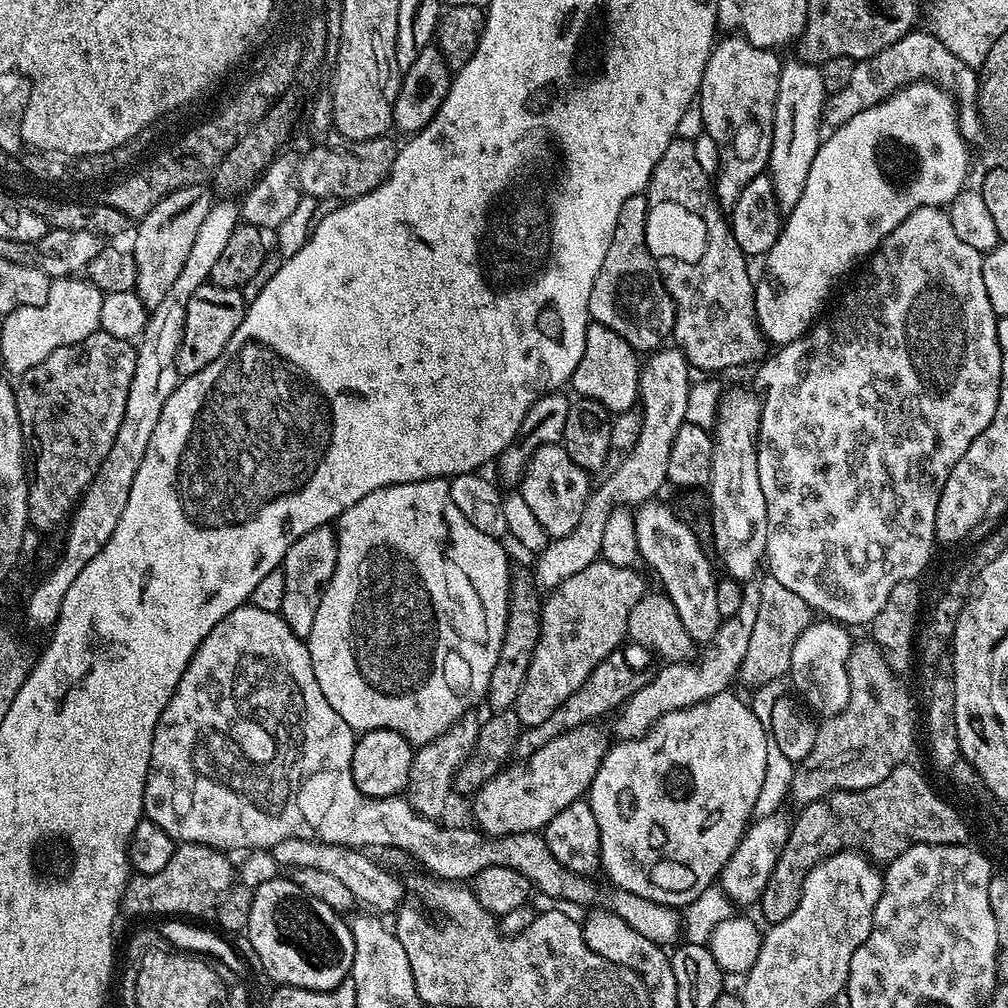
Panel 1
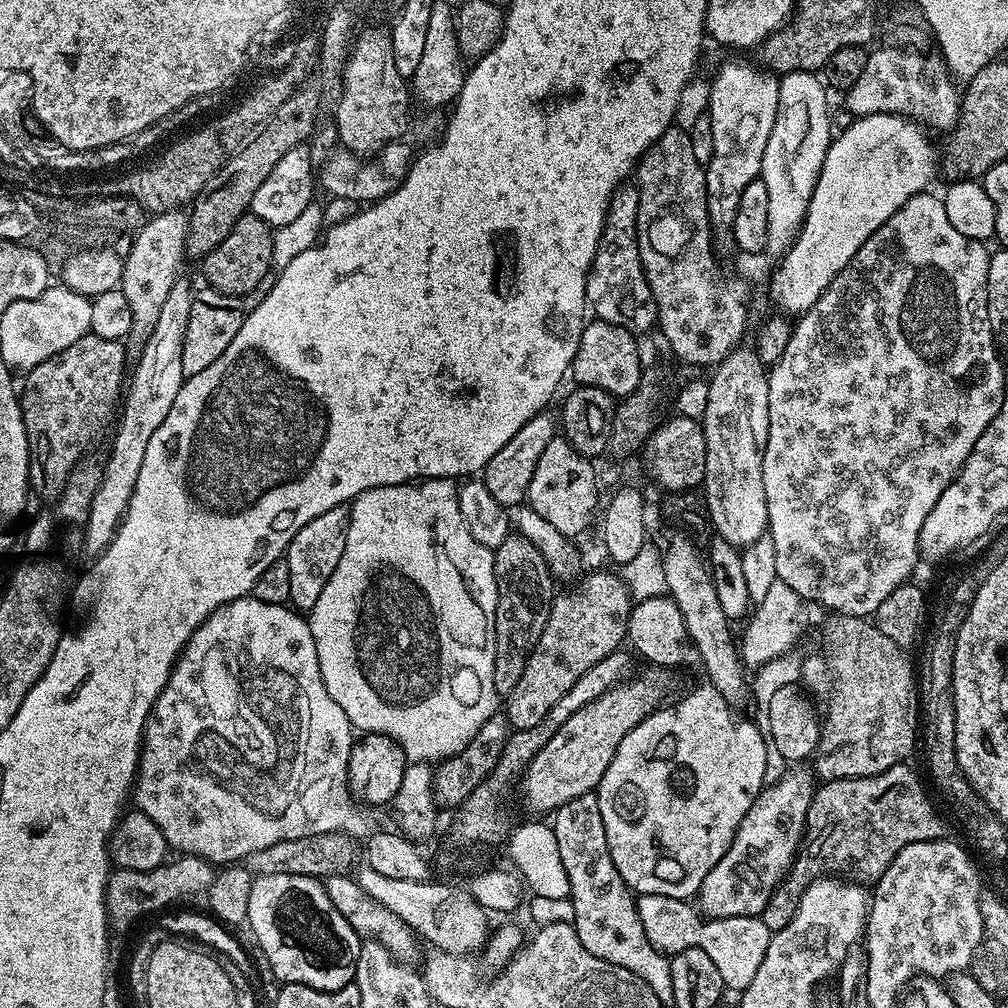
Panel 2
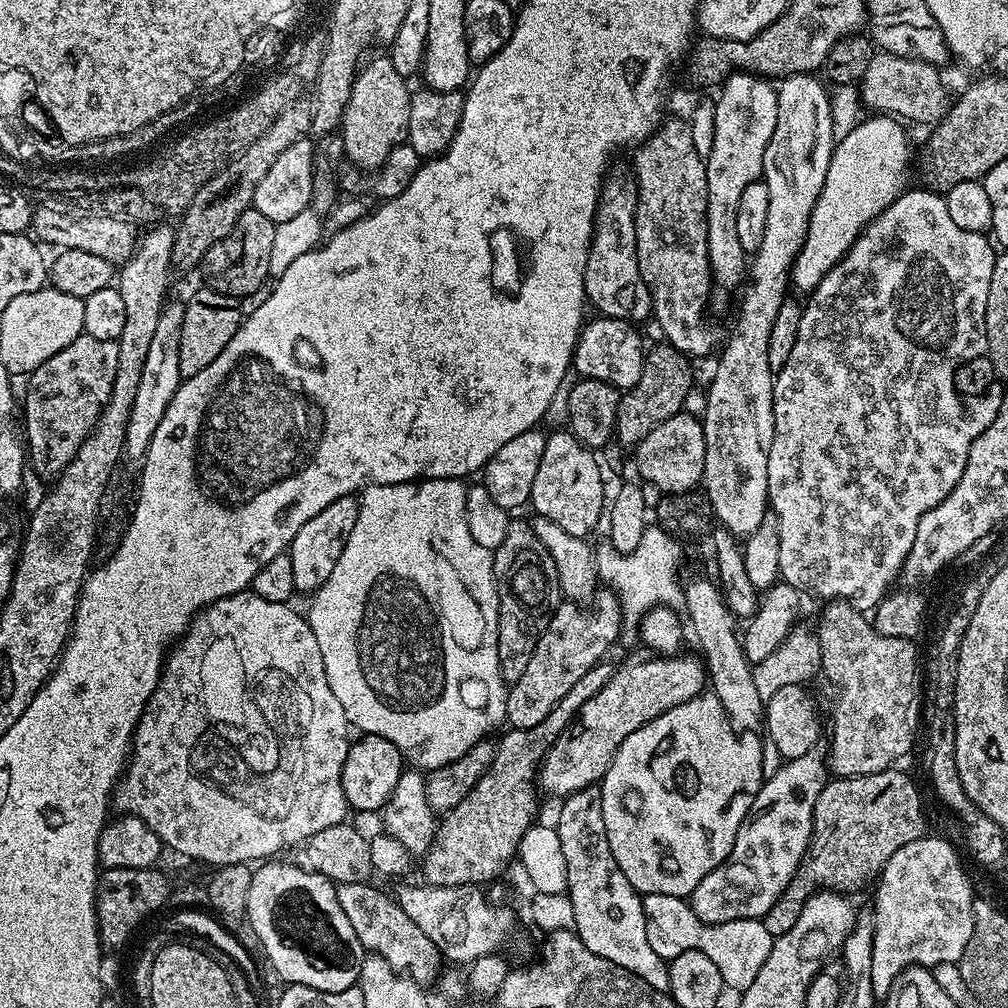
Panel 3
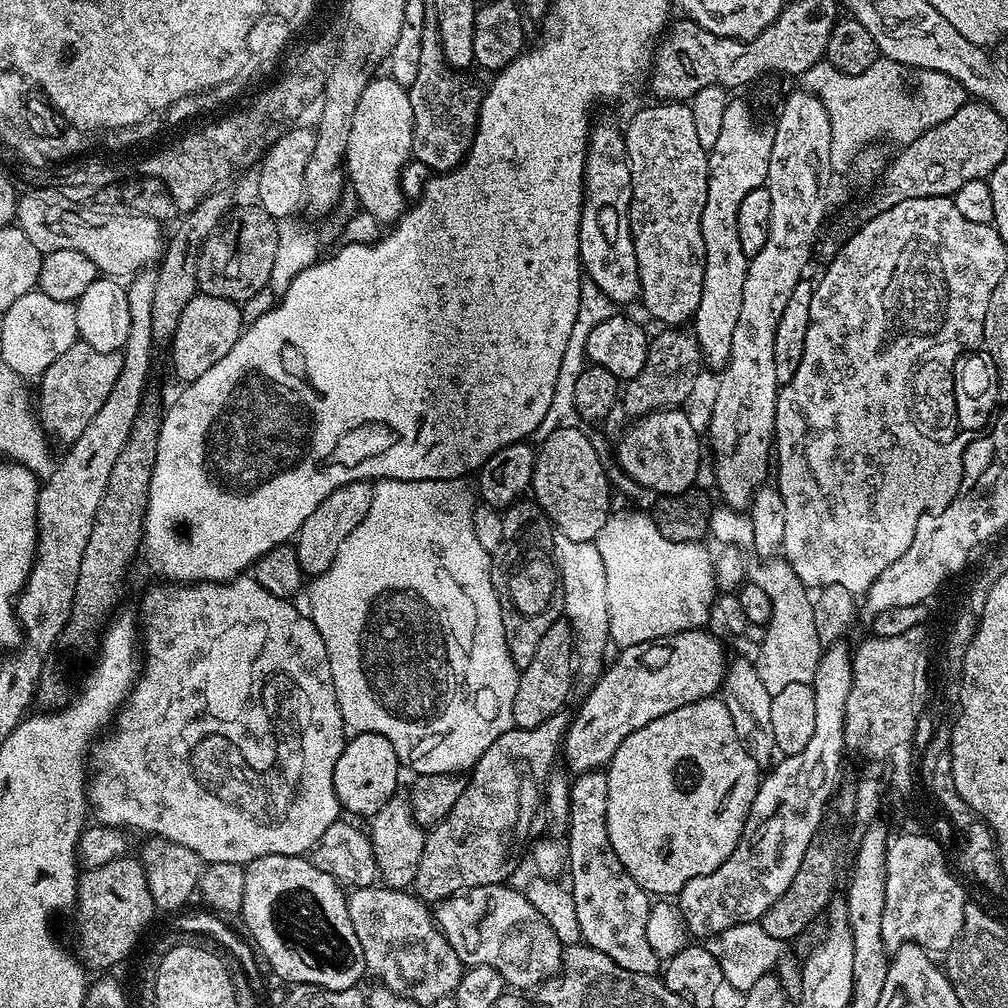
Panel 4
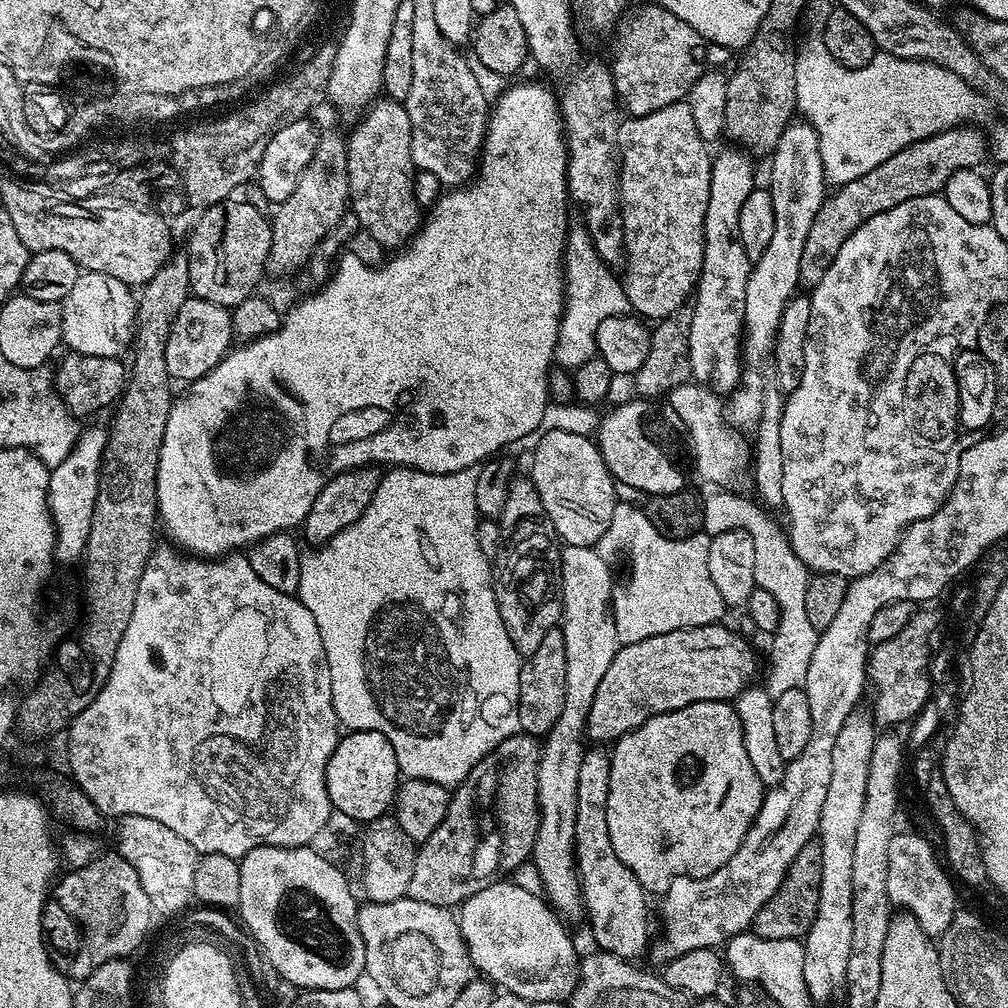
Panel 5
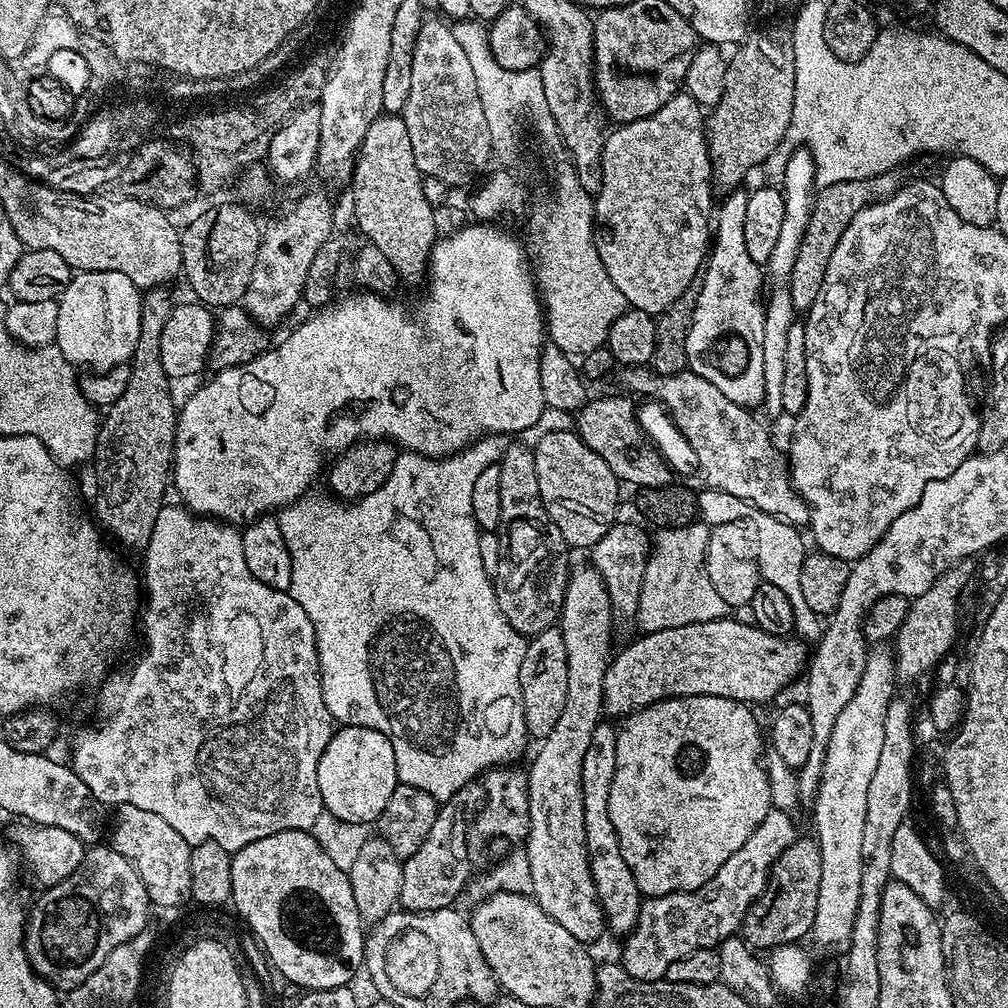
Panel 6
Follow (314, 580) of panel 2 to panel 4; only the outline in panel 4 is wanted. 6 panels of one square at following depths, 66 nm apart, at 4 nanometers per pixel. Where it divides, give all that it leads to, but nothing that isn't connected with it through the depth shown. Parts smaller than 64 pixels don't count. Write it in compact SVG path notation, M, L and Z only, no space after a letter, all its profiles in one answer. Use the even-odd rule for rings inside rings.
M371 480L350 482L334 490L334 494L322 498L318 510L314 510L314 514L310 514L306 522L302 522L294 540L298 562L302 566L305 577L315 578L328 569L334 554L338 554L338 546L342 546L342 542L350 538L350 530L354 530L354 526L358 526L362 518L366 518L366 510L370 510L370 502L374 502L374 484Z

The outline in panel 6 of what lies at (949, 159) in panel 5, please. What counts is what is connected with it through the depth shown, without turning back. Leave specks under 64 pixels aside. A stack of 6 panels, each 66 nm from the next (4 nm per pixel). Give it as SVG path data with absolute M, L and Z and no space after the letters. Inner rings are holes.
M883 172L881 176L873 176L871 180L834 182L815 193L810 222L806 222L806 234L802 234L802 246L798 246L798 258L794 258L794 270L790 270L786 278L790 301L797 313L807 313L814 306L818 290L822 290L822 282L826 278L826 266L830 266L830 254L834 254L834 246L838 246L838 238L846 234L846 226L850 226L854 214L873 203L879 194L894 192L898 186L894 177L892 172Z

